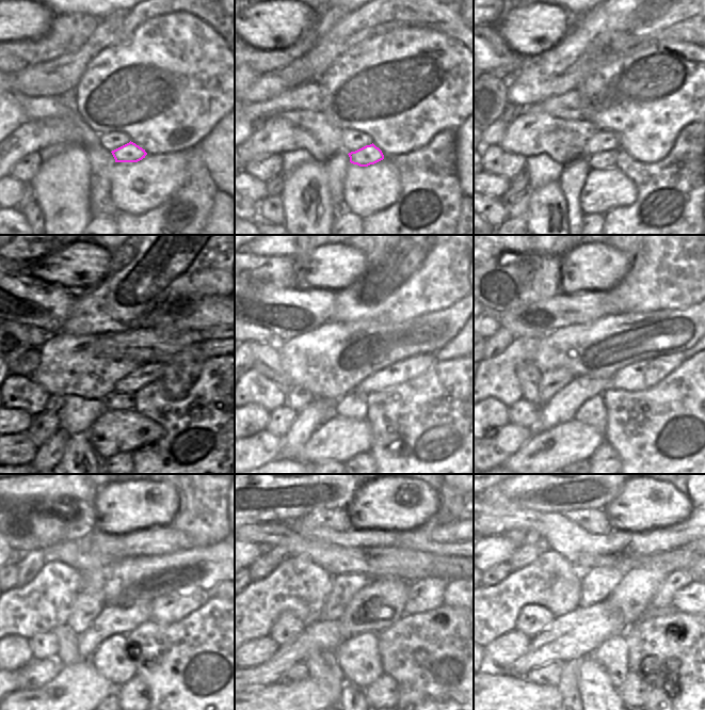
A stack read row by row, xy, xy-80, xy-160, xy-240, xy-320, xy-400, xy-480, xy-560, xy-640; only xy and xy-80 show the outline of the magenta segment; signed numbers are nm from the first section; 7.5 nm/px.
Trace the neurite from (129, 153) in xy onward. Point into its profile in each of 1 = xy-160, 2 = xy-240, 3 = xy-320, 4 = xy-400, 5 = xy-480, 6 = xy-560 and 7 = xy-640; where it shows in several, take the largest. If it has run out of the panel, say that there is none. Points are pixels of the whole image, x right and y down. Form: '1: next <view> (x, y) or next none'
1: next xy-160 (607, 159)
2: next xy-240 (117, 400)
3: next xy-320 (353, 405)
4: next xy-400 (592, 412)
5: next xy-480 (112, 659)
6: next xy-560 (358, 656)
7: next xy-640 (612, 653)

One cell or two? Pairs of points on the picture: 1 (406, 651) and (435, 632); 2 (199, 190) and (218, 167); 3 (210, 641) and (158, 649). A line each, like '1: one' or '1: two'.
1: one
2: two
3: one

